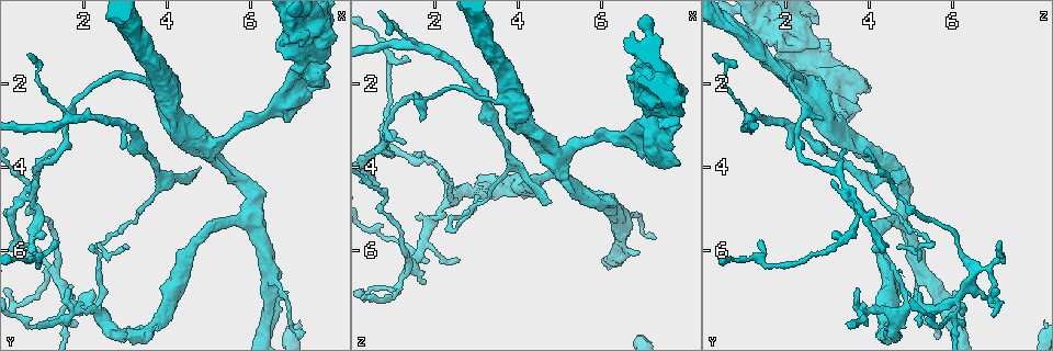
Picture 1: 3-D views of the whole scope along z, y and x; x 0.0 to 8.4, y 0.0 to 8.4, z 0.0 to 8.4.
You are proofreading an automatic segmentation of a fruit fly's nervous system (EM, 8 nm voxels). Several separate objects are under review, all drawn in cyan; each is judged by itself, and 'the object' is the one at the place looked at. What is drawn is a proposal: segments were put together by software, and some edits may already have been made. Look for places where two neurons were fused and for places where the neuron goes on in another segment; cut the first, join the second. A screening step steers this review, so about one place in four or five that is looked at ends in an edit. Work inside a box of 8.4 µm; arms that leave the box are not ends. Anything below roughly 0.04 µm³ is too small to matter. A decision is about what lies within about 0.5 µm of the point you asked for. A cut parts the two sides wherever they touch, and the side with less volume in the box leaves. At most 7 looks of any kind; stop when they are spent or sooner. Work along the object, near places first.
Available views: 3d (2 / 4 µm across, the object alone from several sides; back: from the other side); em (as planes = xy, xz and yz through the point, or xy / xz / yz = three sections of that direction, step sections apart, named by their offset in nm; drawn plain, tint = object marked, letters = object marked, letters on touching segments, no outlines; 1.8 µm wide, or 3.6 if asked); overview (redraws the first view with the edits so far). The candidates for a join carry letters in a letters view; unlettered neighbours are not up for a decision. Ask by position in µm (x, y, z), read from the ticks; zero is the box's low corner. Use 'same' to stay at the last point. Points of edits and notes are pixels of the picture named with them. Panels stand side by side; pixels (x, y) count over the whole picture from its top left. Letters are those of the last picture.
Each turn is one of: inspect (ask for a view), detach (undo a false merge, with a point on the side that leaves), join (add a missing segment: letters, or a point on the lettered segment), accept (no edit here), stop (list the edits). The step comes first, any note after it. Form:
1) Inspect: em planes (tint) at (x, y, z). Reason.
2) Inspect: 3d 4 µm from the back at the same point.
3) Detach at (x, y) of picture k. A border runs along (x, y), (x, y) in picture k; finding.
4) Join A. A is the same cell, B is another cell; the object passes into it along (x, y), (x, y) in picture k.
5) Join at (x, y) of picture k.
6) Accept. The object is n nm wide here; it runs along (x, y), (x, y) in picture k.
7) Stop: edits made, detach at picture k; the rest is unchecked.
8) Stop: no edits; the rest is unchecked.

Inspect: em planes (letters) at (7.10, 1.75, 2.85). Three arms meet.

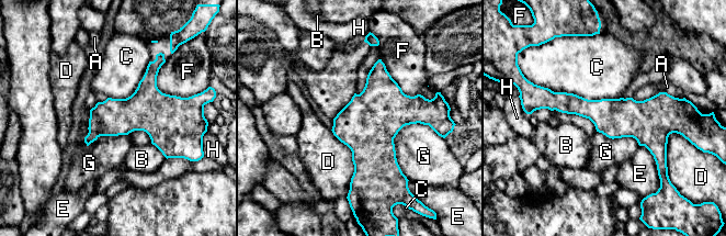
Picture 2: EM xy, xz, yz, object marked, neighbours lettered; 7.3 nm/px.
Accept. The longest contact is with C, 650 nm; A, B, C, D, E, F, G and H are other cells; a border runs along (428, 124), (394, 138), (407, 177) in picture 2; one neuron here.

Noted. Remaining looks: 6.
Inspect: 3d 2 µm from the back at (5.10, 3.45, 3.65). Three arms meet.

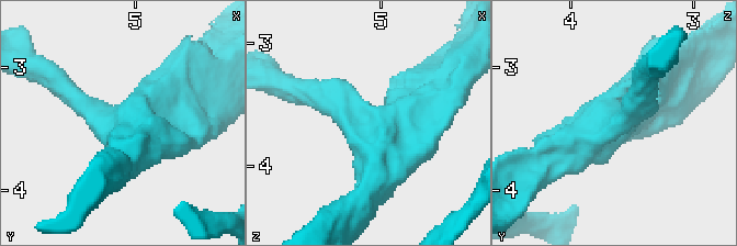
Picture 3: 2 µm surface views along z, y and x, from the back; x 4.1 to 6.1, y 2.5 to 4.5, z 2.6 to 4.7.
Inspect: em xz step 4 (tint) at (5.04, 3.42, 3.74). Shape alone is not enough.

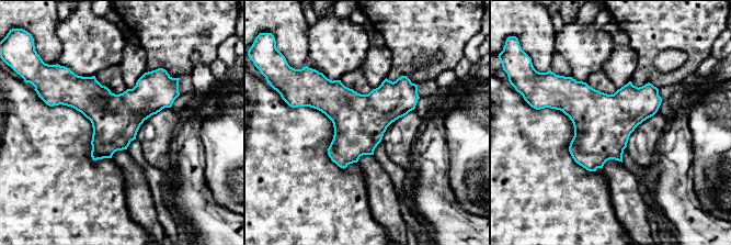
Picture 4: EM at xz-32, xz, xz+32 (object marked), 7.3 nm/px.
Inspect: em yz step 16 (letters) at the same point.

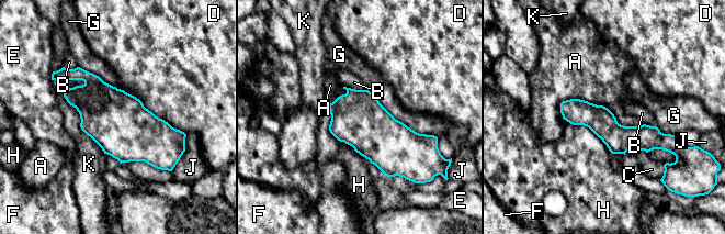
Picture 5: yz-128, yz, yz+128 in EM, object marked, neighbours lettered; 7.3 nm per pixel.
Accept. A, B, C, D, E, F, G, H, J and K are other cells; a border runs along (559, 103), (643, 124) in picture 5; continuous, no second neuron.

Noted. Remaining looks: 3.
Inspect: em planes (letters) at (3.90, 2.10, 2.40). Three-way junction.

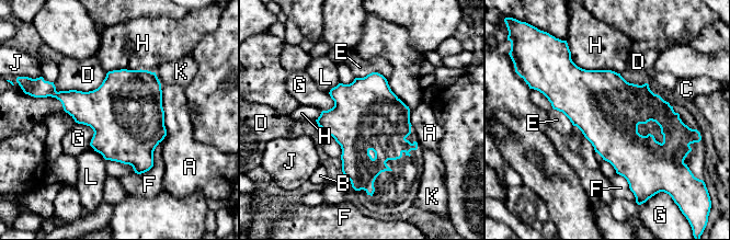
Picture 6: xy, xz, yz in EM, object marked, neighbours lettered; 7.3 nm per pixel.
Accept. A, B, C, D, E, F, G, H, J, K and L are other cells; a border runs along (76, 122), (92, 129), (90, 145) in picture 6; continuous, no second neuron.

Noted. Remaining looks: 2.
Stop: no edits; the rest is unchecked.

